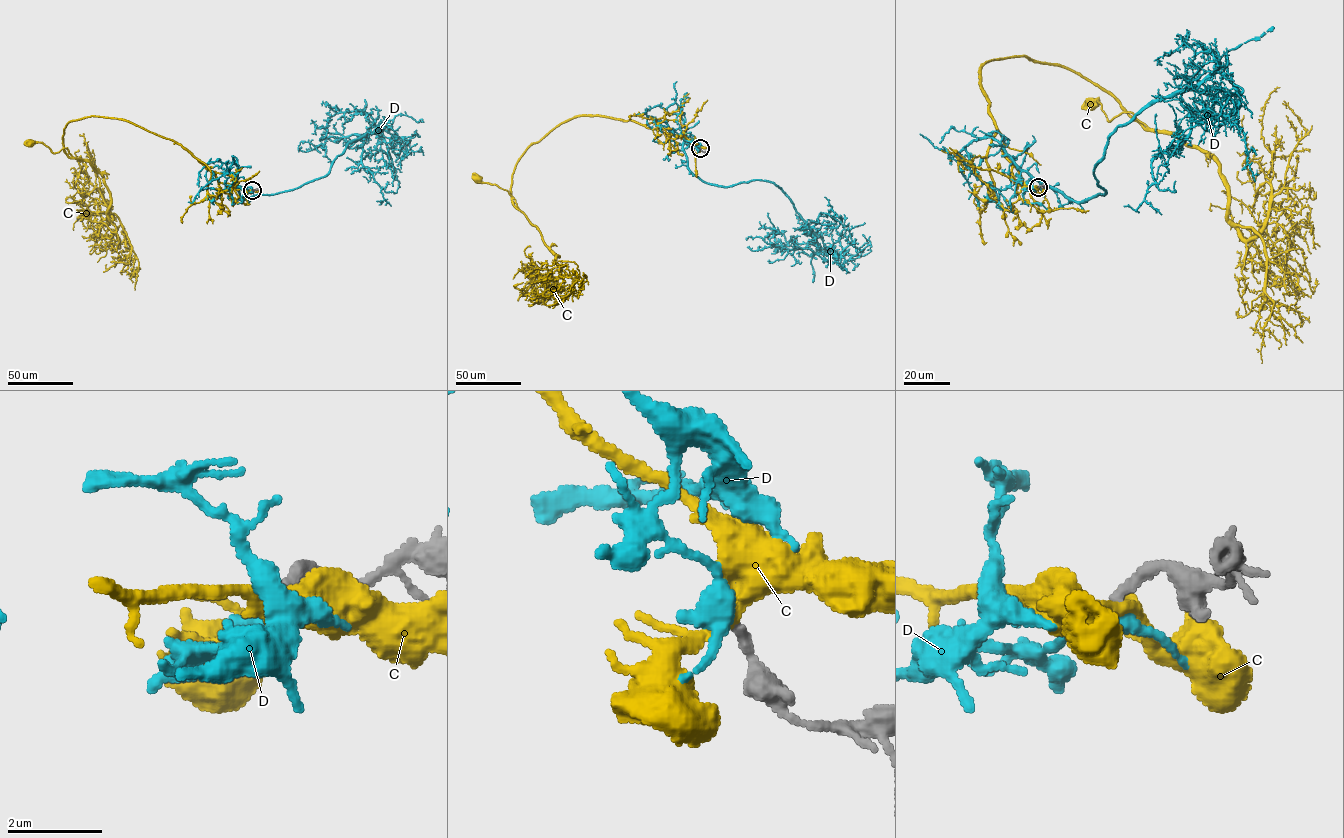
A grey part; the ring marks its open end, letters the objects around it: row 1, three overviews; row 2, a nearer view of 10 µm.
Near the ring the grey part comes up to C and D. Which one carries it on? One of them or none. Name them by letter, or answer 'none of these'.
none of these

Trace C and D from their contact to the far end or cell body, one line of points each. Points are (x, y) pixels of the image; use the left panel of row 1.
C: (252, 190), (220, 183), (181, 145), (117, 118), (71, 120), (63, 148), (72, 157), (29, 143)
D: (252, 190), (236, 187), (246, 198), (324, 176), (373, 125), (386, 145), (405, 153), (401, 159), (416, 143)

